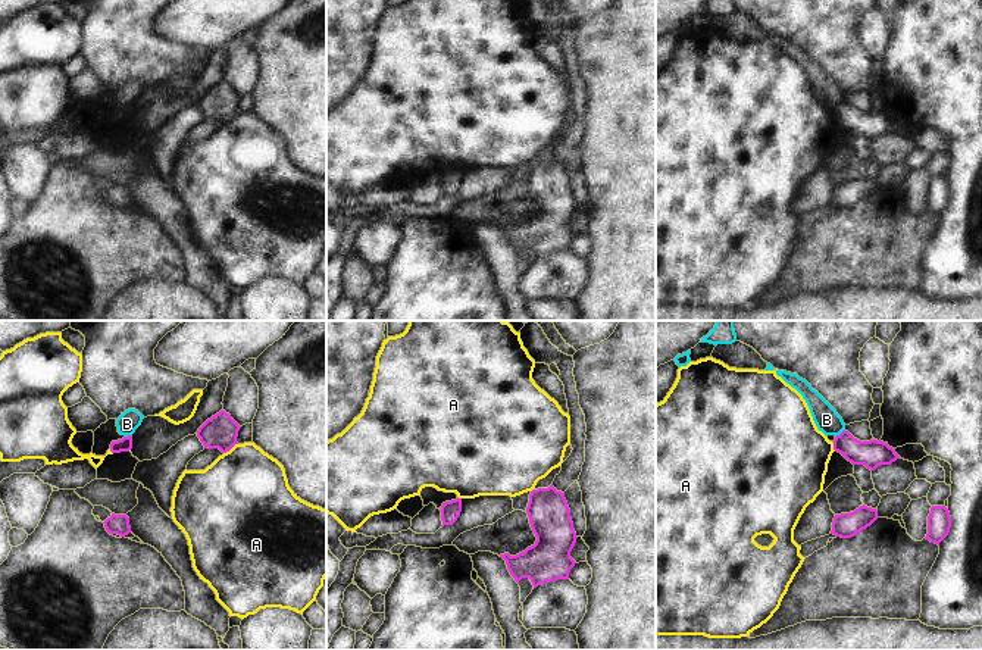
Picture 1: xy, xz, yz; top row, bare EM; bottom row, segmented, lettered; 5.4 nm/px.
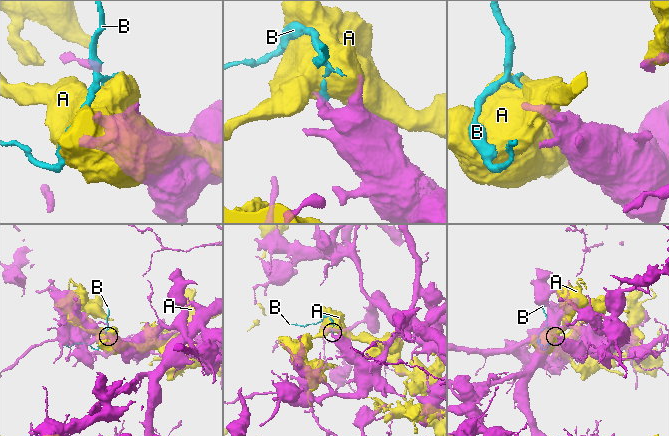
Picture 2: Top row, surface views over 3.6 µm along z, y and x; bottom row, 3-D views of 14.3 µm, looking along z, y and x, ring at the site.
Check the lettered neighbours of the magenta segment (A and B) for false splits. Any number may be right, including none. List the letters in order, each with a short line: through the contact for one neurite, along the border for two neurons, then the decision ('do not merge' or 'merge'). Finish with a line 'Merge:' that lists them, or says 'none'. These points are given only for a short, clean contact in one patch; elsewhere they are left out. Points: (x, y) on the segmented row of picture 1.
A: do not merge
B: line yz (844, 430), (835, 437); do not merge
Merge: none

